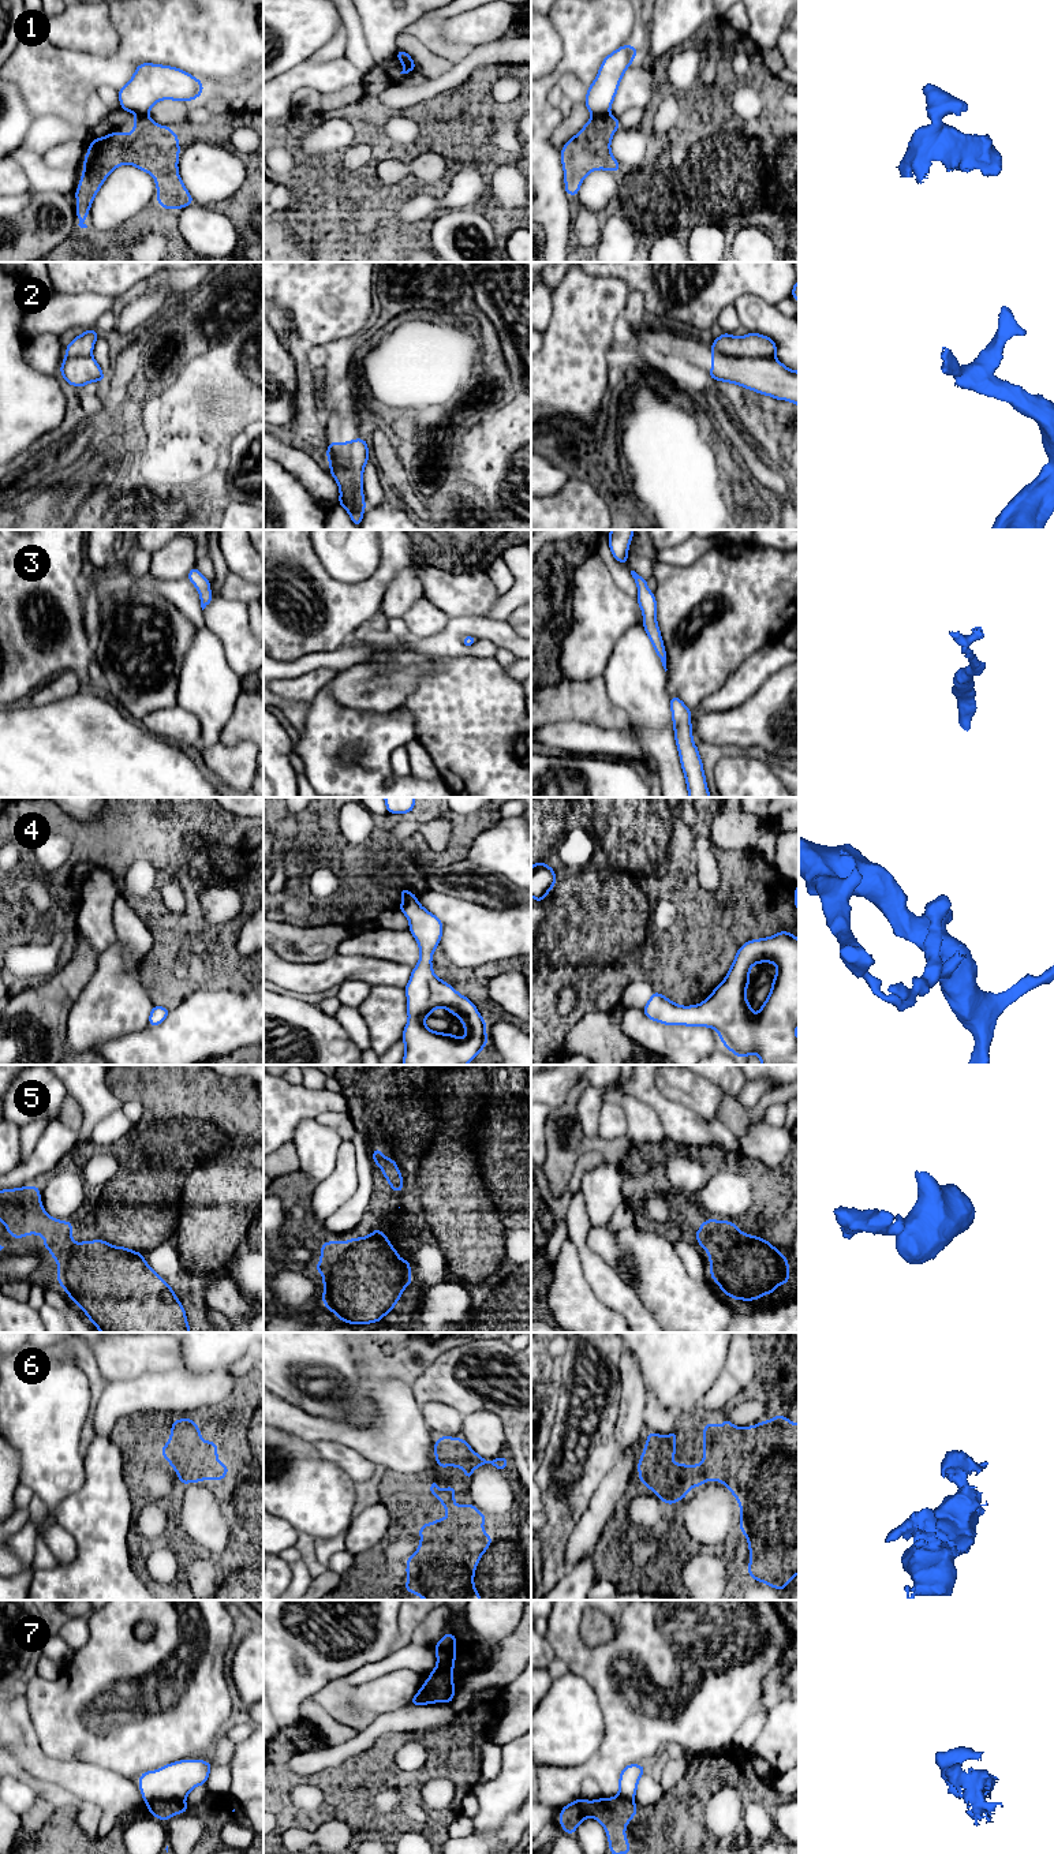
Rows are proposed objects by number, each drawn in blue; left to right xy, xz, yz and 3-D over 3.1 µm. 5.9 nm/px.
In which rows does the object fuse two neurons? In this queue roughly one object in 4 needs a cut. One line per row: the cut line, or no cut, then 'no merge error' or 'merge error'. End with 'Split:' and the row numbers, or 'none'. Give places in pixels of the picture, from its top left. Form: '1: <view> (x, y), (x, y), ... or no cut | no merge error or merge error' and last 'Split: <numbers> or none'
1: yz (608, 112), (594, 118) | merge error
2: yz (711, 346), (736, 357), (773, 358) | merge error
3: no cut | no merge error
4: no cut | no merge error
5: no cut | no merge error
6: no cut | no merge error
7: xy (183, 1800), (160, 1801), (149, 1808) | merge error
Split: 1, 2, 7

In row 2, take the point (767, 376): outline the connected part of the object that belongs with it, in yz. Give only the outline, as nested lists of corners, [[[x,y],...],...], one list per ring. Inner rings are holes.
[[[711,347],[711,371],[707,377],[799,405],[799,371],[775,358],[736,358]]]

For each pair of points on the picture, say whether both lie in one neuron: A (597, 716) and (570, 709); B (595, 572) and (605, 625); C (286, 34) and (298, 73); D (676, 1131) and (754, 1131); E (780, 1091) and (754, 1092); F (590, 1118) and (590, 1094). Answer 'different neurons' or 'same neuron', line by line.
A: same neuron
B: same neuron
C: different neurons
D: same neuron
E: same neuron
F: same neuron

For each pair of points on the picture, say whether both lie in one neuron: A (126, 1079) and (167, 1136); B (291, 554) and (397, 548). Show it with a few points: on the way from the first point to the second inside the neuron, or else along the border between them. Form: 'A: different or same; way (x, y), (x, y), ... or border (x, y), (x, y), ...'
A: same; way (142, 1086), (167, 1110), (167, 1120)
B: same; way (321, 582), (331, 591), (366, 591), (380, 578)

